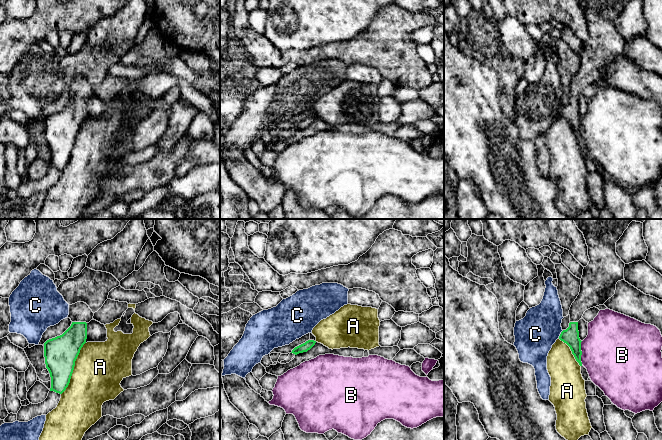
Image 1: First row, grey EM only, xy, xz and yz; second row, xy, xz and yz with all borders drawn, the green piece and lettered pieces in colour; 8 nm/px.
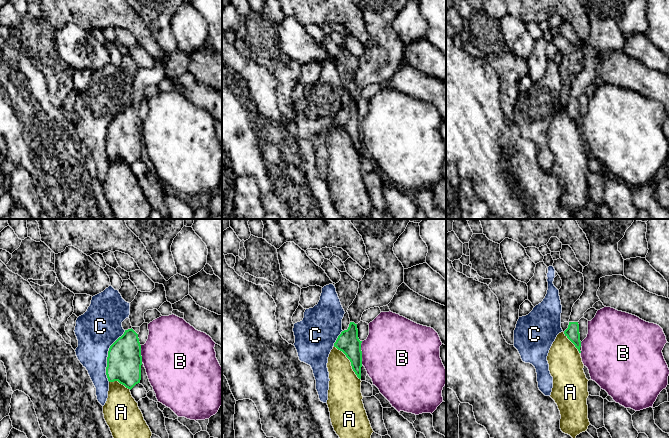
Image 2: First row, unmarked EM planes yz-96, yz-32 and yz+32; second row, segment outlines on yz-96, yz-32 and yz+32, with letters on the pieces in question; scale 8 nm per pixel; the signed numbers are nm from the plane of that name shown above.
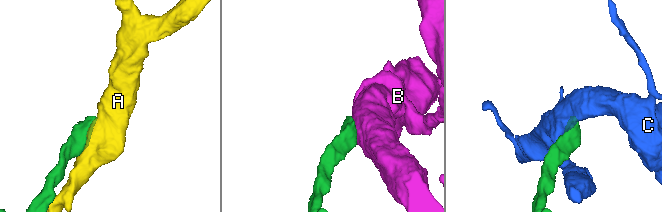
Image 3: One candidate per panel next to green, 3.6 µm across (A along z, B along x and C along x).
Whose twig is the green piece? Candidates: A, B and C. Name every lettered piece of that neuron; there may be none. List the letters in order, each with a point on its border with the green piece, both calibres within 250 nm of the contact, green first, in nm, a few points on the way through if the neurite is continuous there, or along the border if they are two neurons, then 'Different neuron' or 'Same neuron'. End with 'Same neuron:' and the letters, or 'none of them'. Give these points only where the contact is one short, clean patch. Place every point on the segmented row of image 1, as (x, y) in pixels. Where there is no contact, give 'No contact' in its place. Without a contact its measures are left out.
A: Touches green at xy (73, 368). Thickness 260 nm (green) against 400 nm. Different neuron
B: Touches green at yz (581, 353). Thickness 140 nm (green) against 480 nm. Boundary: yz (582, 341), (581, 364). Different neuron
C: Touches green at yz (560, 334). Thickness 140 nm (green) against 320 nm. Different neuron
Same neuron: none of them

